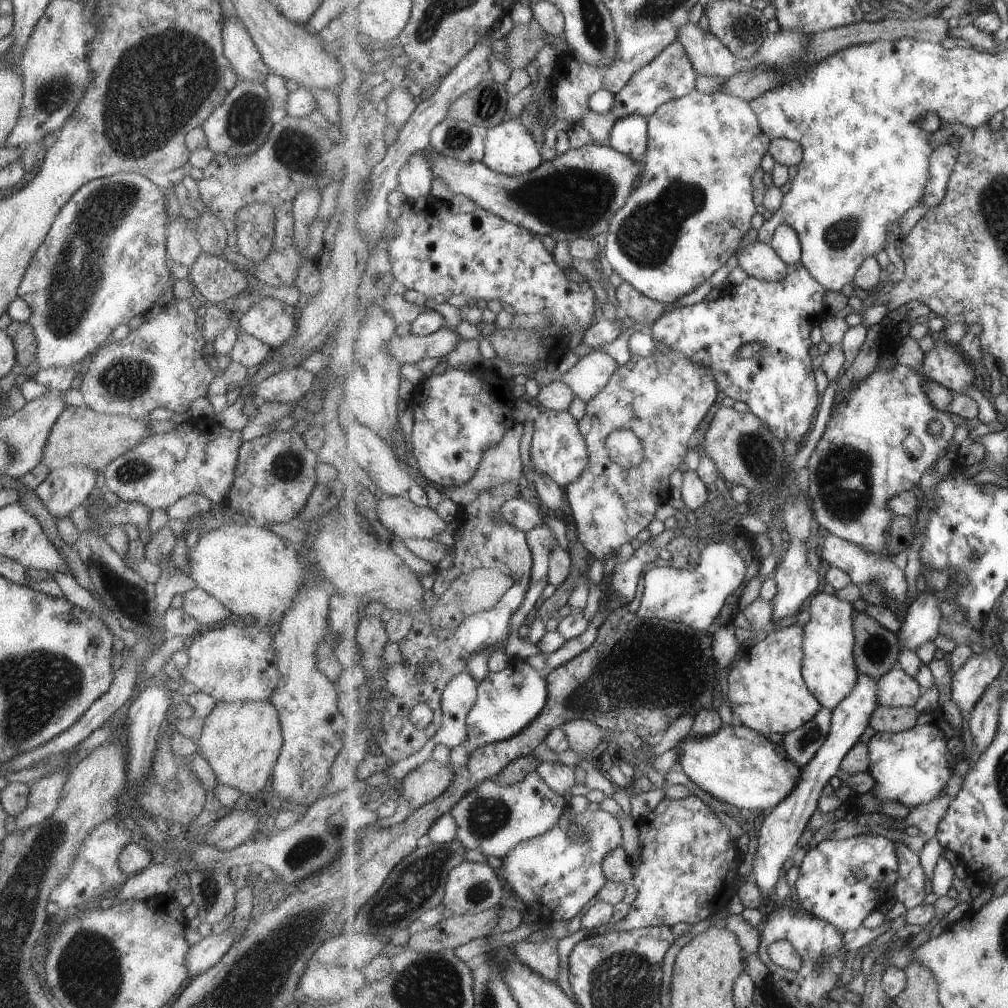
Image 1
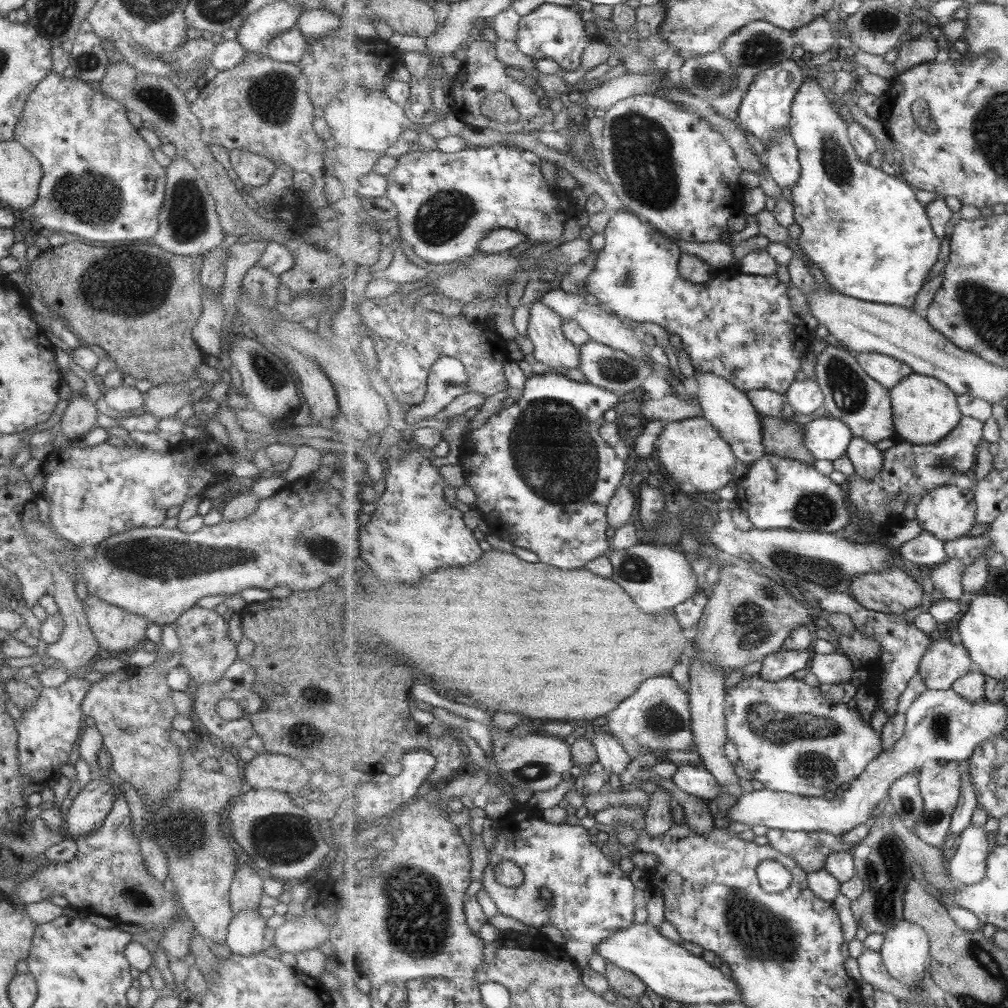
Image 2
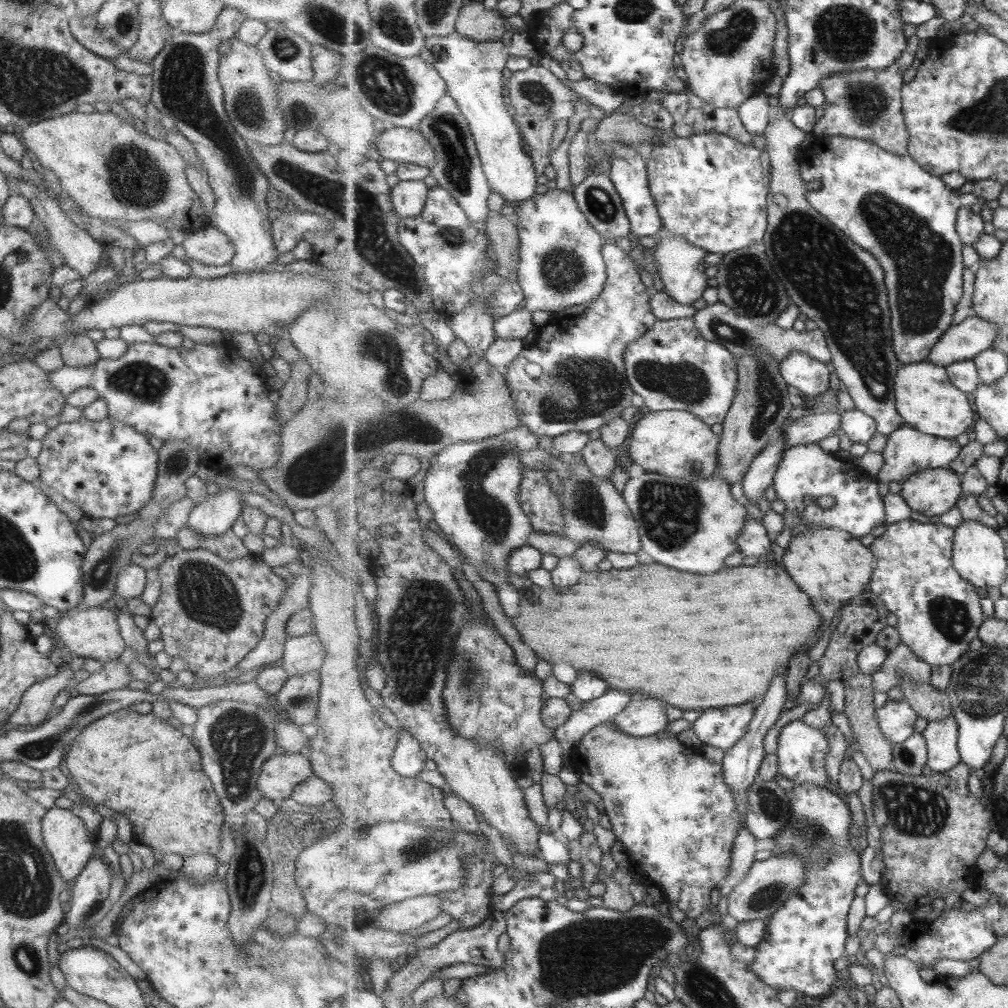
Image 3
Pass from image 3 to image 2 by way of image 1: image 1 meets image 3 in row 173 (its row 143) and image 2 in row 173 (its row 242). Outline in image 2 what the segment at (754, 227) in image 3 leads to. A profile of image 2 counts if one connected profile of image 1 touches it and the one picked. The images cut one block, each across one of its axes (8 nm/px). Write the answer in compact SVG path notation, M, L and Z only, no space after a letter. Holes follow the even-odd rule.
M635 95L620 101L606 112L601 161L608 181L629 211L647 220L672 239L691 242L717 242L729 230L731 216L742 216L745 172L733 147L721 133L683 105L661 95Z

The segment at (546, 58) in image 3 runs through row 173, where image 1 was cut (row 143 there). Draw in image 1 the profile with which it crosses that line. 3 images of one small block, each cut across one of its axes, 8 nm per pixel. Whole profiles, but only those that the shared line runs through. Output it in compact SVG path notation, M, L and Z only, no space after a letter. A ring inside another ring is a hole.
M521 114L520 116L506 116L500 124L485 130L485 136L486 150L482 162L490 170L499 174L517 177L536 170L544 162L534 131L525 127Z

